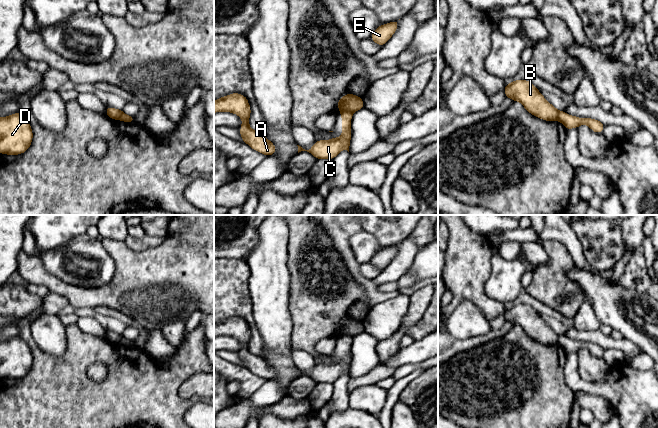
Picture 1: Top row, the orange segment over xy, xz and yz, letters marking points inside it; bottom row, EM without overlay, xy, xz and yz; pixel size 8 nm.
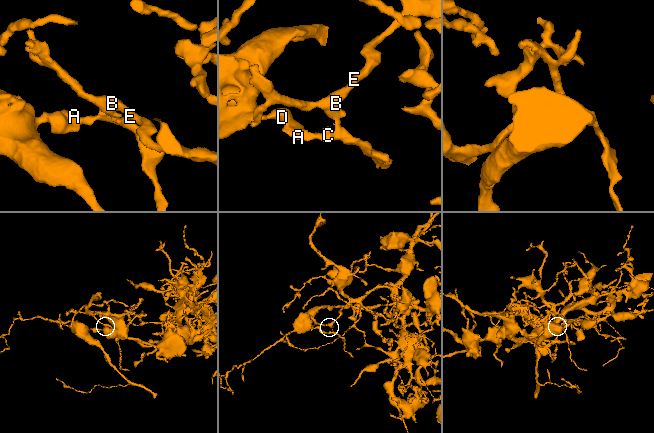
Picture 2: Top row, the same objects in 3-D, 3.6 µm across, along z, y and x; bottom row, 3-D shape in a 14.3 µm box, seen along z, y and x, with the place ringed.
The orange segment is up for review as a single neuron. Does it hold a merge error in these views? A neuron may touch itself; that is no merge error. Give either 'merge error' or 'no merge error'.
merge error

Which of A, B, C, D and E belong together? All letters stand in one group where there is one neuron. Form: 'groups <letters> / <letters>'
groups A C D / B E

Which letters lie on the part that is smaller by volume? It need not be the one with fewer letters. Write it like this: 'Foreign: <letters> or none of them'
Foreign: A, C, D

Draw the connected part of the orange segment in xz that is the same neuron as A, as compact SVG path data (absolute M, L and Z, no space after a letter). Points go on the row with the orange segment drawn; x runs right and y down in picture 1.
M232 93L214 101L214 113L230 112L238 115L242 119L240 135L242 141L248 144L265 156L273 155L276 151L274 144L268 140L261 132L255 131L249 126L251 109L247 98L239 93Z

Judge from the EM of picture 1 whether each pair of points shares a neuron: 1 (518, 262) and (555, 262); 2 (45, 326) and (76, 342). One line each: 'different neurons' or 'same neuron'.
1: different neurons
2: different neurons

